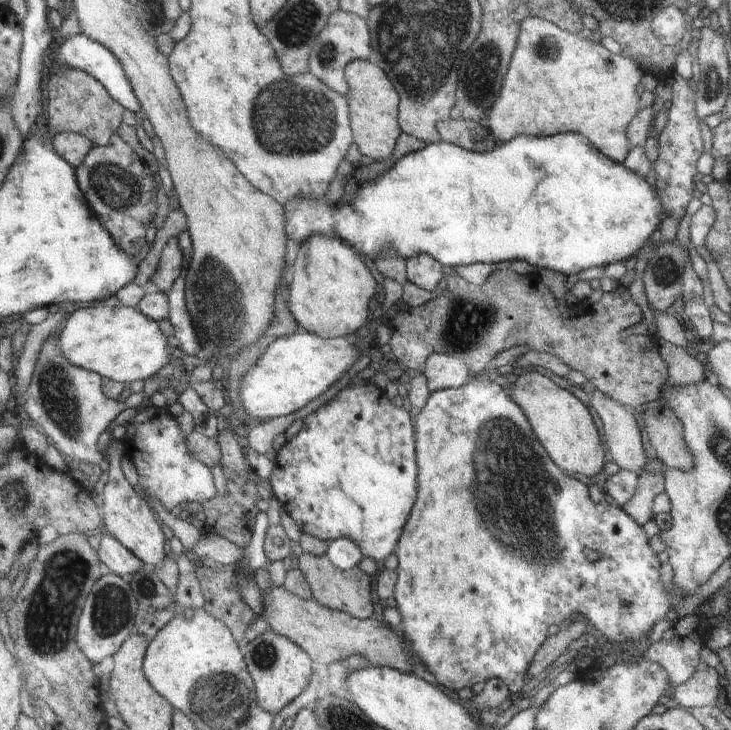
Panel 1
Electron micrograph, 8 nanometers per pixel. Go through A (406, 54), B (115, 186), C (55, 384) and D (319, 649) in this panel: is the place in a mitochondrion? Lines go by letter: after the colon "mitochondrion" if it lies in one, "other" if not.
A: mitochondrion
B: mitochondrion
C: mitochondrion
D: other

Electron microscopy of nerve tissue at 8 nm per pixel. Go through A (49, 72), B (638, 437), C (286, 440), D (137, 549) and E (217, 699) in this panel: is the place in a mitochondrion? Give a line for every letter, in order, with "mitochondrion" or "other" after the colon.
A: other
B: other
C: other
D: other
E: mitochondrion

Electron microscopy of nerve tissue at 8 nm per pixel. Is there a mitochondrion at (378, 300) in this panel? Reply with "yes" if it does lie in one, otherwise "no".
no

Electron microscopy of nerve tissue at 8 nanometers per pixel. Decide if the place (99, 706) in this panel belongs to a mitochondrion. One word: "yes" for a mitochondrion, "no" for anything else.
no

